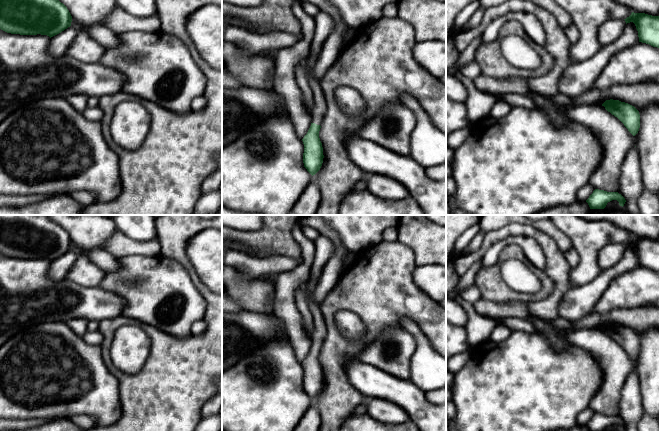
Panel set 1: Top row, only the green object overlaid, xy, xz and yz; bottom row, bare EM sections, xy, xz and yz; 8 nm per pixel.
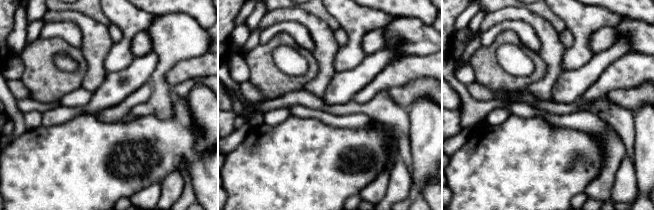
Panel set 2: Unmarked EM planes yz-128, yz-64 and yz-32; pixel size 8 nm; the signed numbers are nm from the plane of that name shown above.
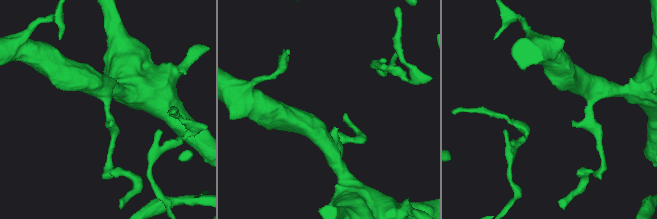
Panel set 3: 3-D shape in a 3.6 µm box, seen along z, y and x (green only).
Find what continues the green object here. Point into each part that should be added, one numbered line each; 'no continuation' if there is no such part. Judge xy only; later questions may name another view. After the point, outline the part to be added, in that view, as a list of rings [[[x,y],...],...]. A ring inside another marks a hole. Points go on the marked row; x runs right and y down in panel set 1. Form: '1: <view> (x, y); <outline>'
no continuation

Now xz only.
1: xz (324, 24); [[[319,11],[313,19],[315,21],[315,33],[310,45],[309,62],[305,70],[307,72],[308,84],[314,97],[314,106],[311,112],[312,123],[321,126],[327,110],[327,104],[320,81],[314,77],[313,69],[326,38],[334,30],[335,23],[333,18],[328,13],[323,11]]]

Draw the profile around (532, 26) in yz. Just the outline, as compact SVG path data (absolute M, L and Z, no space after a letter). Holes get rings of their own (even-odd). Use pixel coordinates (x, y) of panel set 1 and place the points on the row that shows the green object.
M509 12L496 20L490 22L482 33L482 42L494 42L502 26L508 21L517 21L522 25L525 33L538 45L544 46L546 33L540 20L533 14L527 12Z

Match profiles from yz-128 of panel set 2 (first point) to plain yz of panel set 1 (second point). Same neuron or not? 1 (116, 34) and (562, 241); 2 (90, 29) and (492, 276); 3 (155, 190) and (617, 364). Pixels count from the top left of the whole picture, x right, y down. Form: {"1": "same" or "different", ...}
{"1": "different", "2": "different", "3": "same"}

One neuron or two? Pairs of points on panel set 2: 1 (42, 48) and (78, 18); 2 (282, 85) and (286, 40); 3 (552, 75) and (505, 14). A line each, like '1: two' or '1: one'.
1: two
2: one
3: one

